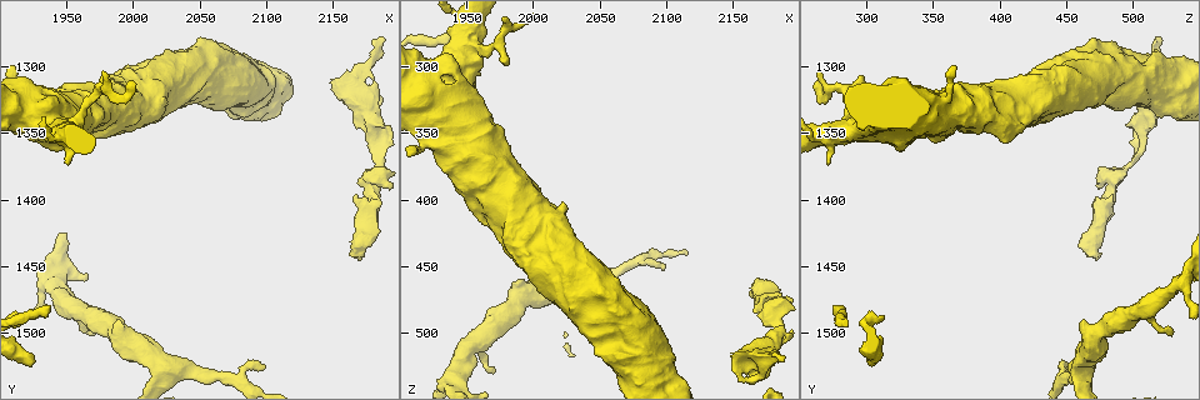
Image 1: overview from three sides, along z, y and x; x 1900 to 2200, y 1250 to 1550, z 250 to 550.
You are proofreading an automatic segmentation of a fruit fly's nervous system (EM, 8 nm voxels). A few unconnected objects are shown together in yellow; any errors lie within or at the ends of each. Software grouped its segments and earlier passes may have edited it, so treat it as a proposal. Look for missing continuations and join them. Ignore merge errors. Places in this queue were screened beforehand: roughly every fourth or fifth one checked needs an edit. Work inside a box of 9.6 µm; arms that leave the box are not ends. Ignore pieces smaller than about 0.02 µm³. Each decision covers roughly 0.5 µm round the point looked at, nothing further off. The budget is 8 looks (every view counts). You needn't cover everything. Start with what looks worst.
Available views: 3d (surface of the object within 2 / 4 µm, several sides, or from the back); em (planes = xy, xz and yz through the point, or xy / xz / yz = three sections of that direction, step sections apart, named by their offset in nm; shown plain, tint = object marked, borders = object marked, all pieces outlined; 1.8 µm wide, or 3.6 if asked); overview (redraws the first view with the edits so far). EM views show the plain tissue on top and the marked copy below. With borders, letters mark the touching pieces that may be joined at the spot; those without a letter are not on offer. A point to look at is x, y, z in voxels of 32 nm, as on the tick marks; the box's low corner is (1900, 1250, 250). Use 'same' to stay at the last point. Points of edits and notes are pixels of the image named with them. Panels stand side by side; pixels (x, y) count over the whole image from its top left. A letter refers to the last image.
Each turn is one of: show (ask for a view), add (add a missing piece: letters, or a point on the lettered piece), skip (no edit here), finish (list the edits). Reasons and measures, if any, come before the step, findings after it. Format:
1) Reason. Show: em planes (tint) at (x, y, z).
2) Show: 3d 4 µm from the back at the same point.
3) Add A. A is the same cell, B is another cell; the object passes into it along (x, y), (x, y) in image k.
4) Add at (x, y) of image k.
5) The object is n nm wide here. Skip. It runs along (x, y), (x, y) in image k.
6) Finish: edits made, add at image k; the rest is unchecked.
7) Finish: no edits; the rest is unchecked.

An open end. Show: em 3.6 µm xz step 4 (borders) at (2166, 1446, 472).

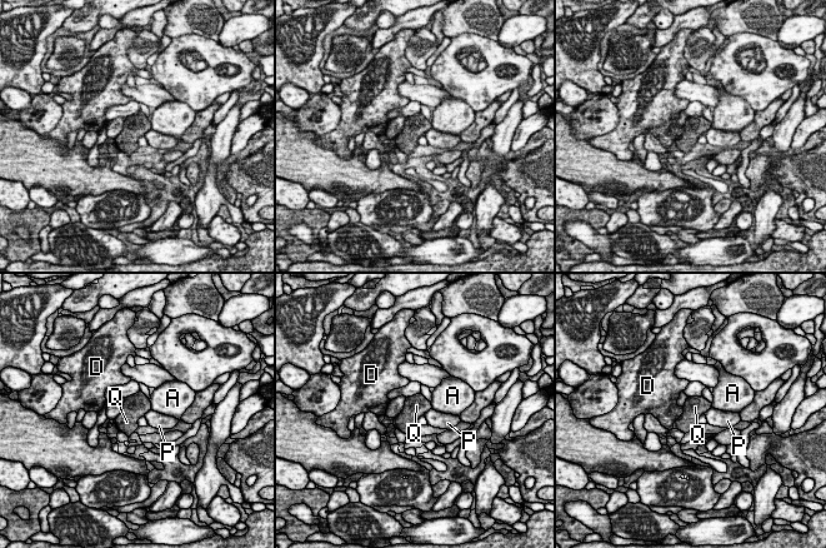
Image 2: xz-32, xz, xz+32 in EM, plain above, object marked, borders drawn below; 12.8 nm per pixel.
Show: em 3.6 µm planes (borders) at the same point.

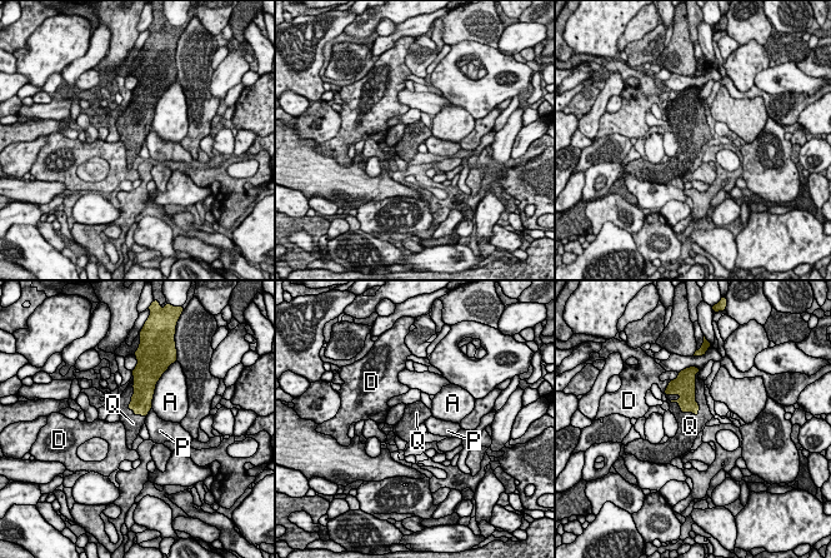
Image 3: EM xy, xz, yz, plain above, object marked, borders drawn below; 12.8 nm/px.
The longest contact is with Q, 500 nm. Add Q. Q is the same cell, A, D and P are other cells; the object passes into it along (687, 388), (697, 404), (692, 423) in image 3; the neuron continues.

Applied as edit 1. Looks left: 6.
Branch stops here. Show: 3d 2 µm at (1978, 1306, 298).

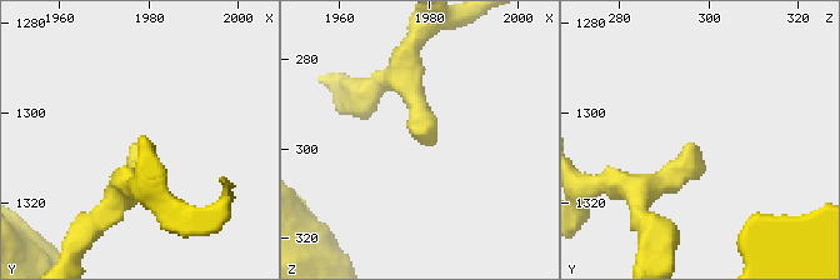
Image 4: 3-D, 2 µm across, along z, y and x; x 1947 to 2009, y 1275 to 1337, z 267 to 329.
Now the EM. Show: em planes (tint) at (1977, 1306, 296).

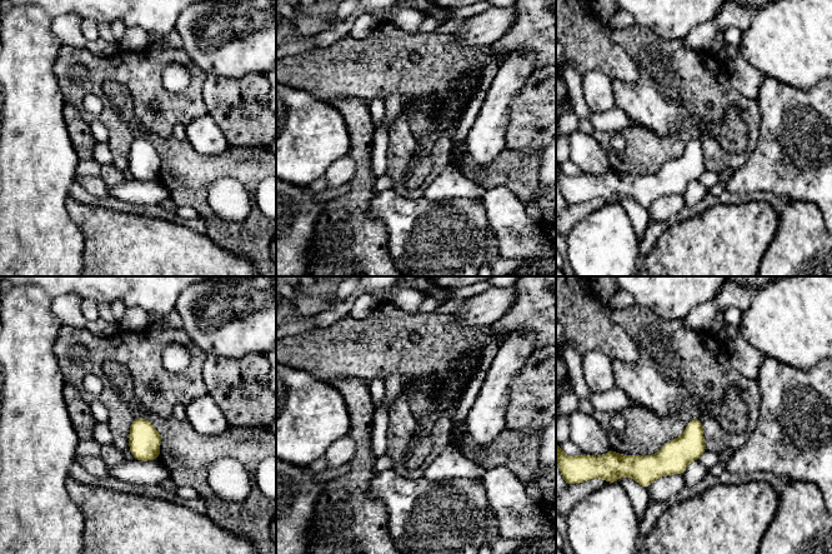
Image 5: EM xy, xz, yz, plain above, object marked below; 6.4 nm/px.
Show: em planes (borders) at the same point.

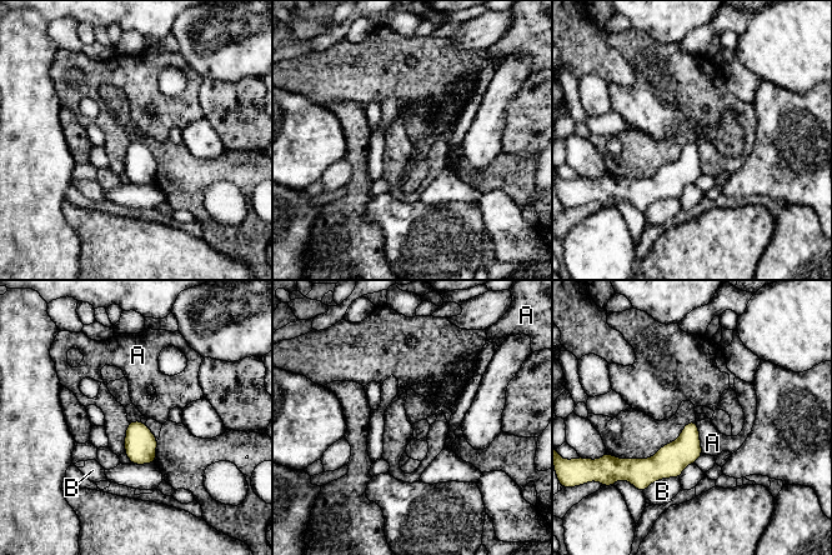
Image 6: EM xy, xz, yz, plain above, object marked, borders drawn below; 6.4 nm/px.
The object is 150 nm wide here. Skip. A and B are other cells; a border runs along (696, 421), (700, 448), (703, 453) in image 6; no lettered piece goes on from it.

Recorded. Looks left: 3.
Branch stops here. Show: 3d 4 µm at (2098, 1524, 450).

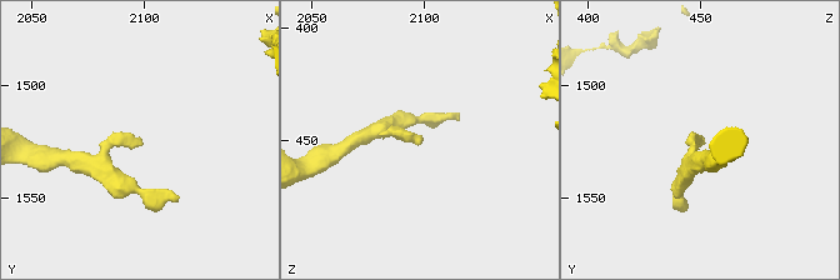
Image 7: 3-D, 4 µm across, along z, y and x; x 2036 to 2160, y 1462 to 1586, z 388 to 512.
Shape alone is not enough. Show: em planes (borders) at (2099, 1523, 449).

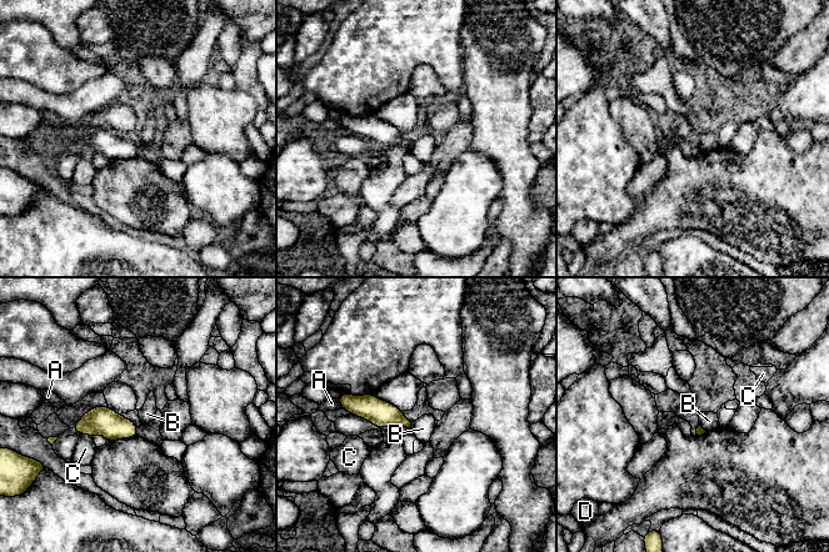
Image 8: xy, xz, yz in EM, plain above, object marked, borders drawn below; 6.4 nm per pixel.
Skip. A, B, C and D are other cells; a border runs along (414, 421), (410, 430) in image 8; none of them fits.

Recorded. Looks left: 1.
Finish: edits made, add at image 3; the rest is unchecked.

